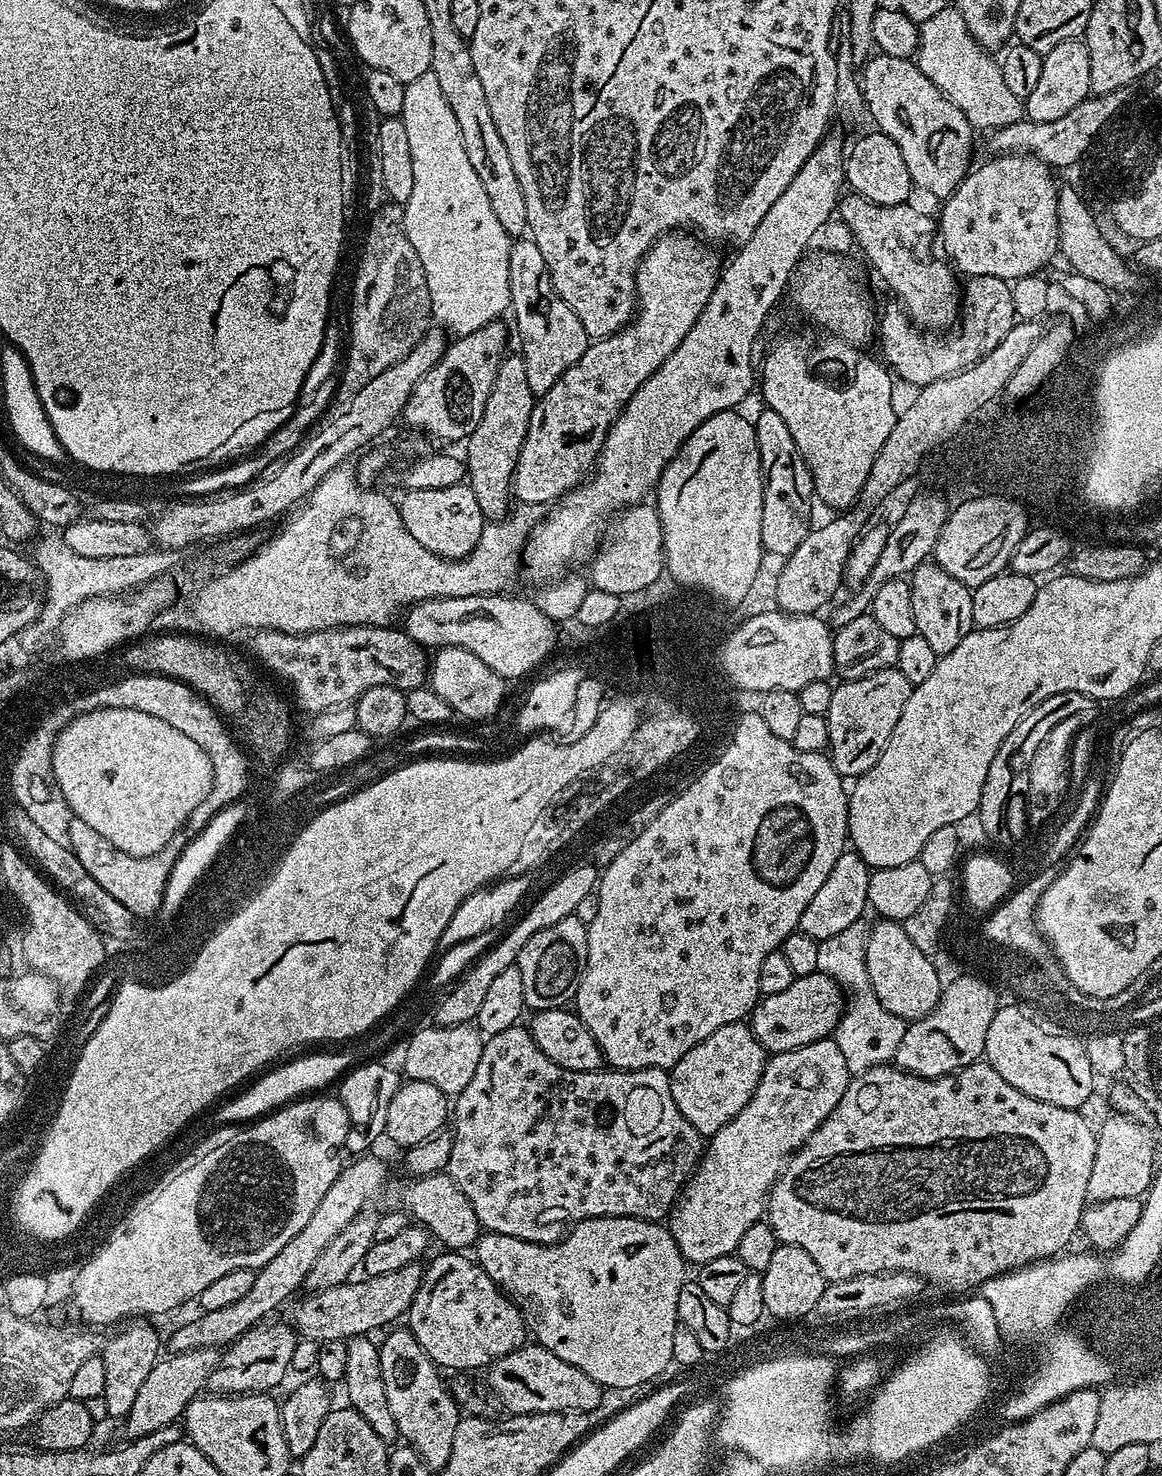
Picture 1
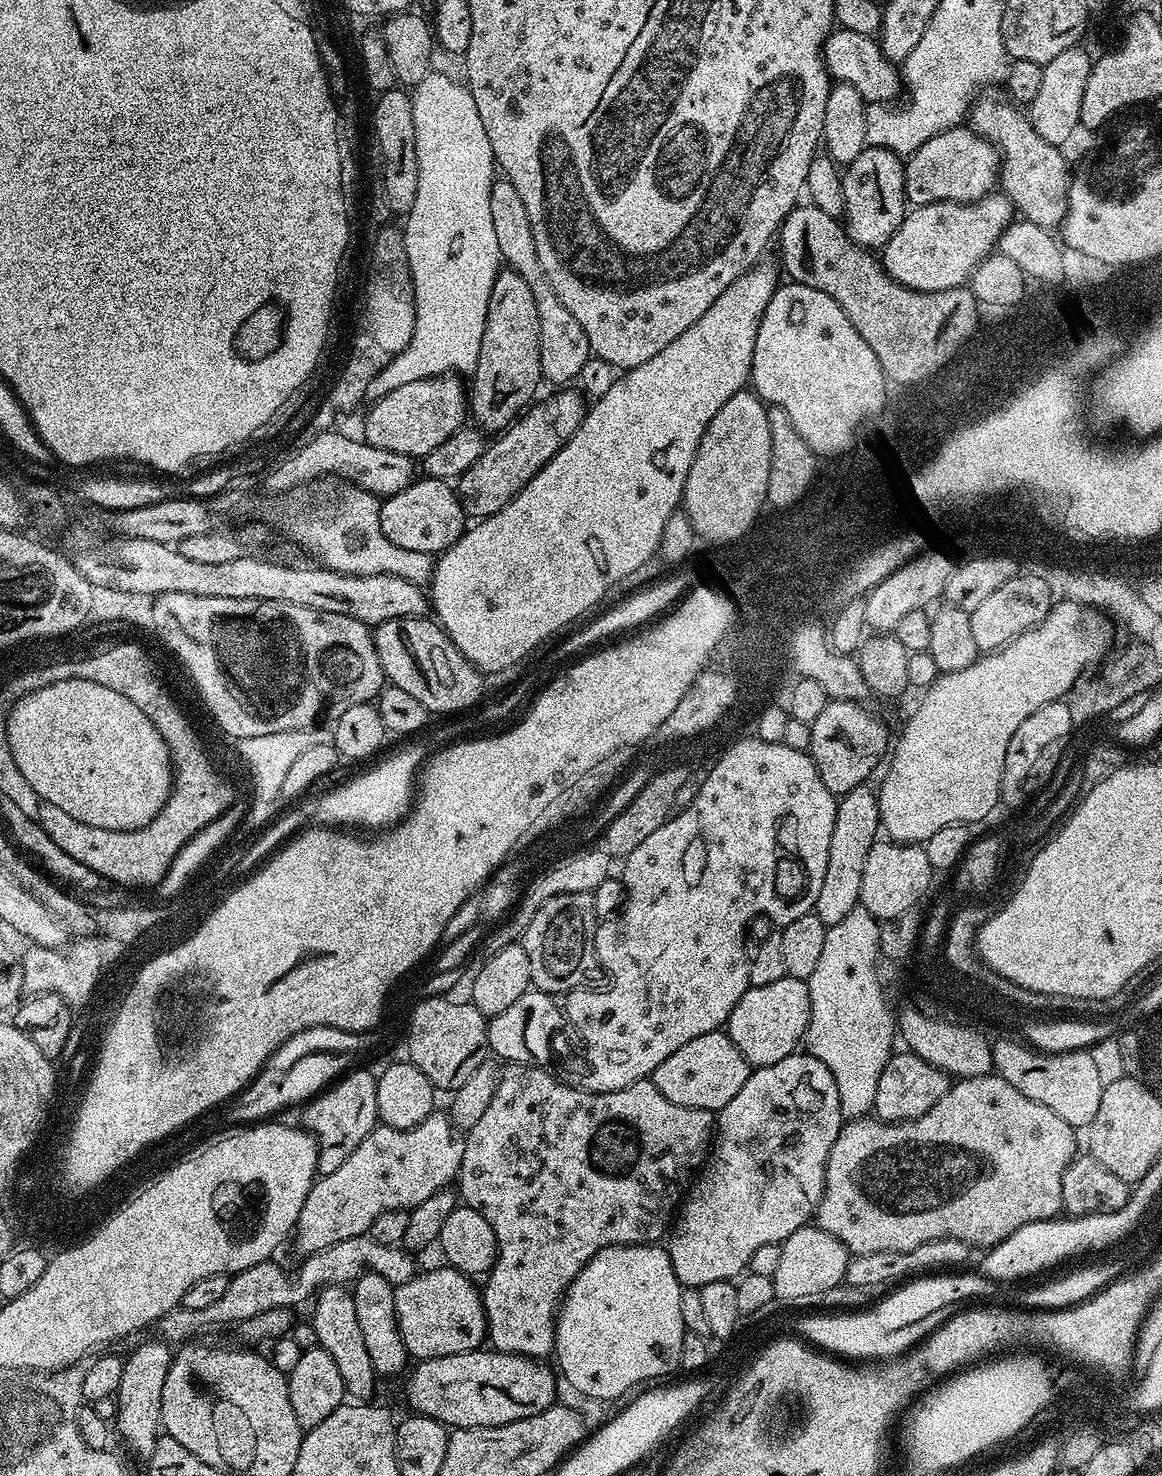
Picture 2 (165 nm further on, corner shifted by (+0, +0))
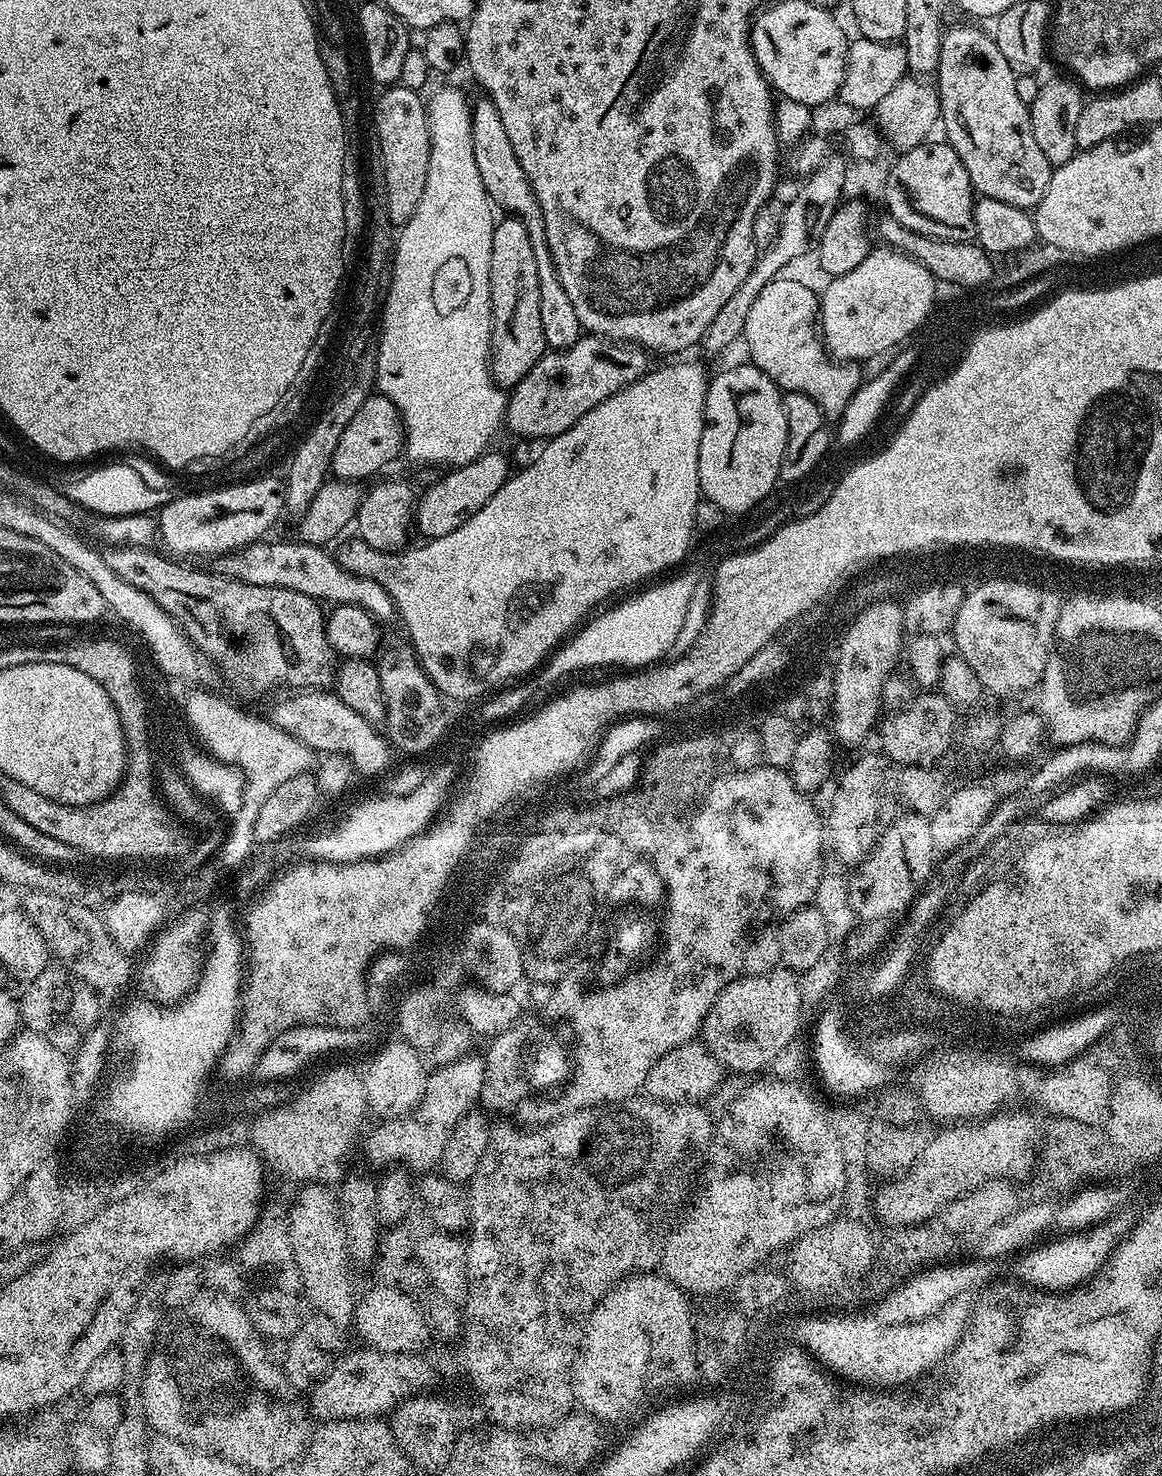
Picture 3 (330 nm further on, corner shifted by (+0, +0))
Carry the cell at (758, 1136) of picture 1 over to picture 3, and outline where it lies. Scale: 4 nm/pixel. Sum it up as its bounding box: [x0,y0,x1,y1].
[660,1078,846,1298]

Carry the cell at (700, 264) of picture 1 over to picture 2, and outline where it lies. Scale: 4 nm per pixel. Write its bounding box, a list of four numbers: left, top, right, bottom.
[455,390,586,518]

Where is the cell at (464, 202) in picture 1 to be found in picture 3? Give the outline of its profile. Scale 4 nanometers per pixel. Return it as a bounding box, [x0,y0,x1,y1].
[374,88,508,466]

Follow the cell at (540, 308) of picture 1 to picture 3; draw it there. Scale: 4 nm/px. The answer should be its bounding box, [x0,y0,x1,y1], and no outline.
[472,98,582,350]

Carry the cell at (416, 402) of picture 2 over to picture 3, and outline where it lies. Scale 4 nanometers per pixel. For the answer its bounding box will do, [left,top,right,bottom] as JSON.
[330,394,404,482]

